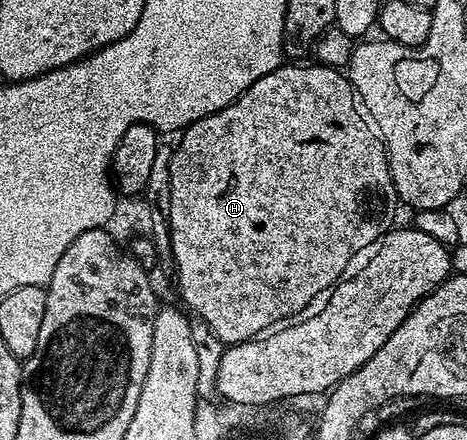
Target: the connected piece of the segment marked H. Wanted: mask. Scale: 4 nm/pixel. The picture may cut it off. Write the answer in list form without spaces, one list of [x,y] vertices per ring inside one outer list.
[[[283,64],[268,72],[268,76],[260,76],[260,80],[256,80],[256,84],[252,84],[252,88],[244,91],[235,102],[228,104],[228,108],[212,116],[204,116],[204,120],[196,120],[196,124],[187,126],[181,131],[179,138],[182,139],[173,147],[170,230],[178,294],[182,297],[181,305],[197,321],[205,322],[206,327],[212,328],[214,337],[223,344],[247,342],[249,338],[265,335],[271,328],[301,315],[301,310],[317,294],[325,295],[347,273],[345,270],[349,268],[350,261],[361,250],[369,251],[395,225],[394,209],[399,209],[400,206],[398,194],[392,184],[386,146],[378,137],[377,130],[368,121],[349,77],[341,69],[333,66],[290,65],[294,66]]]

